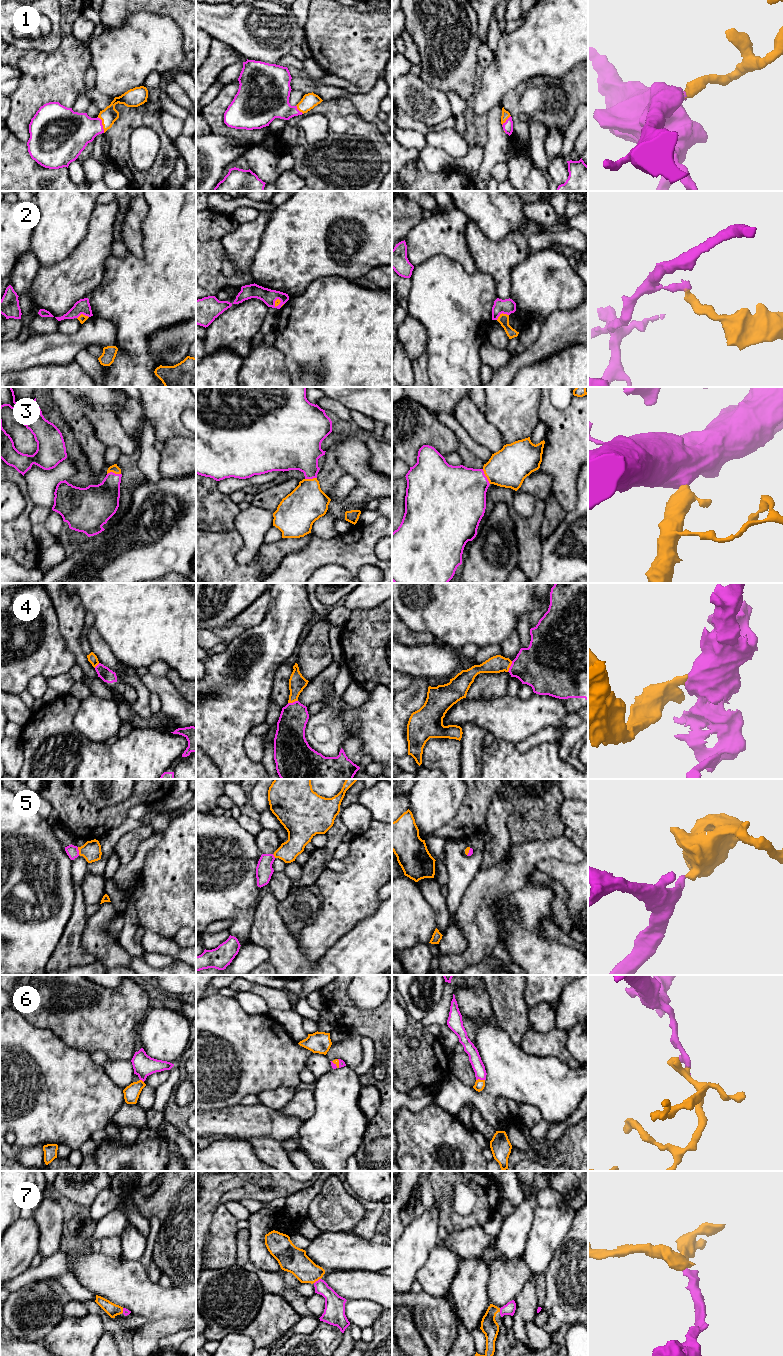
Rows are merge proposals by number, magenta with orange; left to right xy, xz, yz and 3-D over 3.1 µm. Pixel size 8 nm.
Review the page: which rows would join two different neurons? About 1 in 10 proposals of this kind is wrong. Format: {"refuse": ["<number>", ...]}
{"refuse": []}

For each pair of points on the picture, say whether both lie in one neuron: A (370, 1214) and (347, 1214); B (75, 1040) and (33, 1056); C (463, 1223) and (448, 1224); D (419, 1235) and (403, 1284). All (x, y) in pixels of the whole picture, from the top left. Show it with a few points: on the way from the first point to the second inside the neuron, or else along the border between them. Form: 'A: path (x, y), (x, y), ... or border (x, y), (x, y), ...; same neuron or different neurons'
A: border (361, 1203), (364, 1208), (364, 1217), (350, 1231); different neurons
B: border (46, 1029), (53, 1032), (69, 1046), (87, 1051); different neurons
C: path (459, 1223), (452, 1223); same neuron
D: path (413, 1247), (403, 1263), (403, 1272); same neuron

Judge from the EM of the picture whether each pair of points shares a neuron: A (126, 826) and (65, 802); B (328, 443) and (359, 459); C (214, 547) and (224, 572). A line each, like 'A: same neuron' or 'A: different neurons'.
A: different neurons
B: different neurons
C: same neuron

